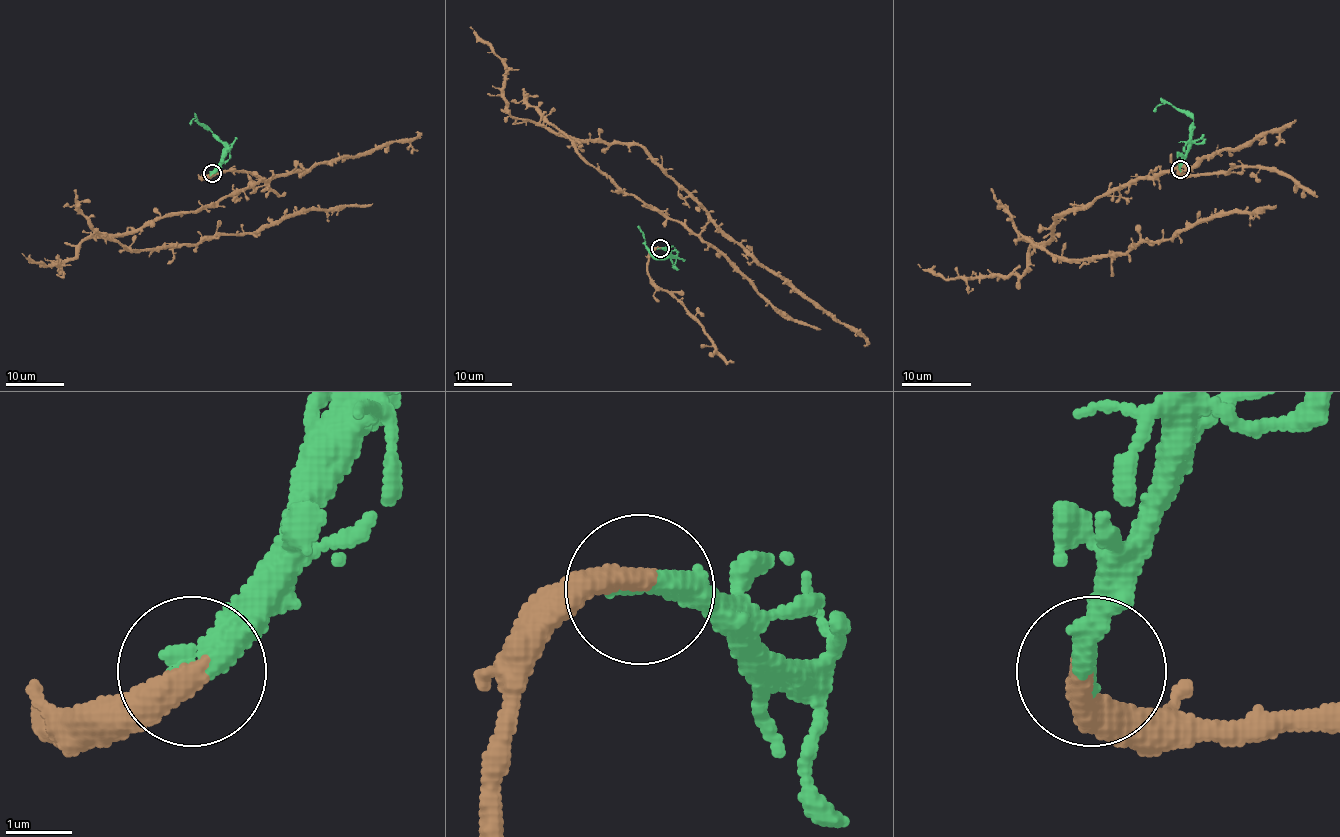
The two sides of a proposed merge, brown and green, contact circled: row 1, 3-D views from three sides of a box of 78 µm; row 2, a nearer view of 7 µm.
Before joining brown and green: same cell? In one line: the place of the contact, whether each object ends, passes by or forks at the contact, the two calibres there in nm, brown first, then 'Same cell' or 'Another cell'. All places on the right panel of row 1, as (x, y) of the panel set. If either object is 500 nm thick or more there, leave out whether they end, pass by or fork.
Place: (1180, 169). At the ring brown ends. At the ring green ends. Thickness 420 nm (brown) against 380 nm. Same cell

